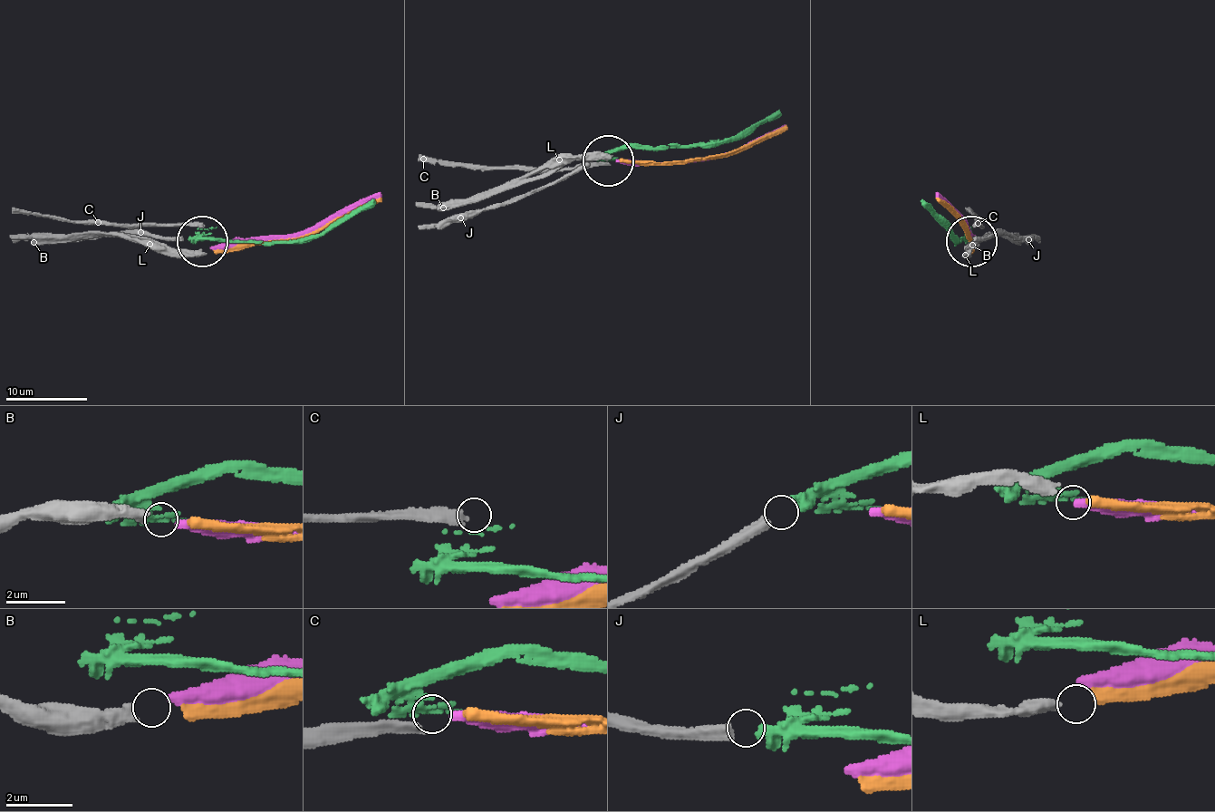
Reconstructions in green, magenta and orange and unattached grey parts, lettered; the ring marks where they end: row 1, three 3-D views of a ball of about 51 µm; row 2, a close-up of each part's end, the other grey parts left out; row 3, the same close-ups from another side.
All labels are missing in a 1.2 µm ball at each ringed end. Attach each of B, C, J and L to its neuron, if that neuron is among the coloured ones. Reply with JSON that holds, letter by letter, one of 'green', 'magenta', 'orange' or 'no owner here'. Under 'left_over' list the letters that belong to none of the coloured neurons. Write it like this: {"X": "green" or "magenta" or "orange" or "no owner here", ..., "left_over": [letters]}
{"B": "magenta", "C": "no owner here", "J": "green", "L": "orange", "left_over": ["C"]}

